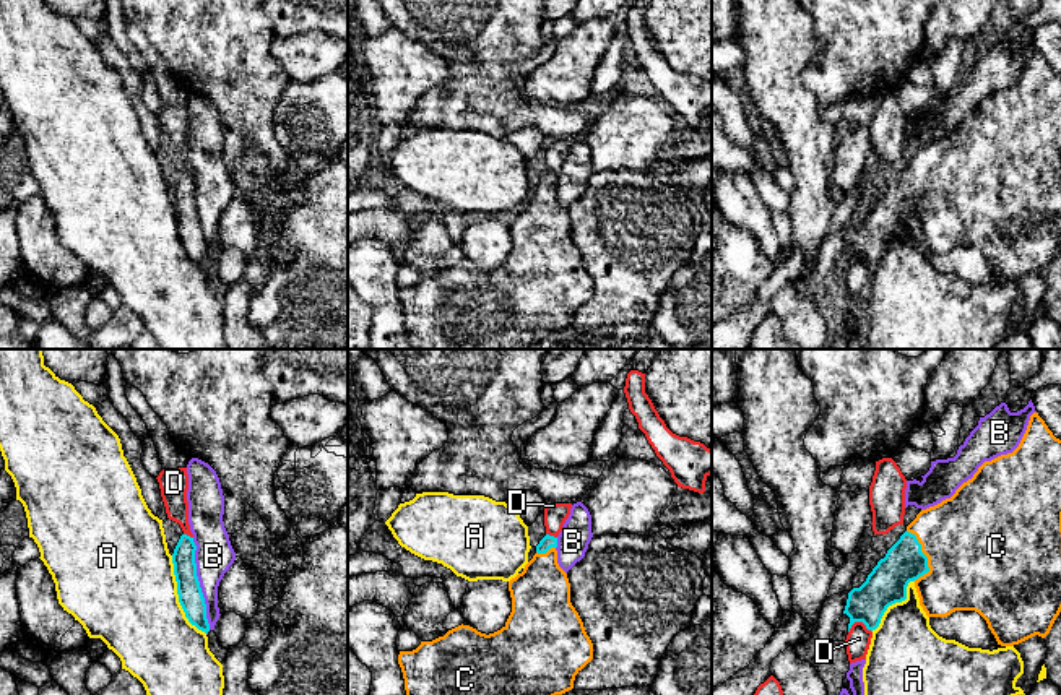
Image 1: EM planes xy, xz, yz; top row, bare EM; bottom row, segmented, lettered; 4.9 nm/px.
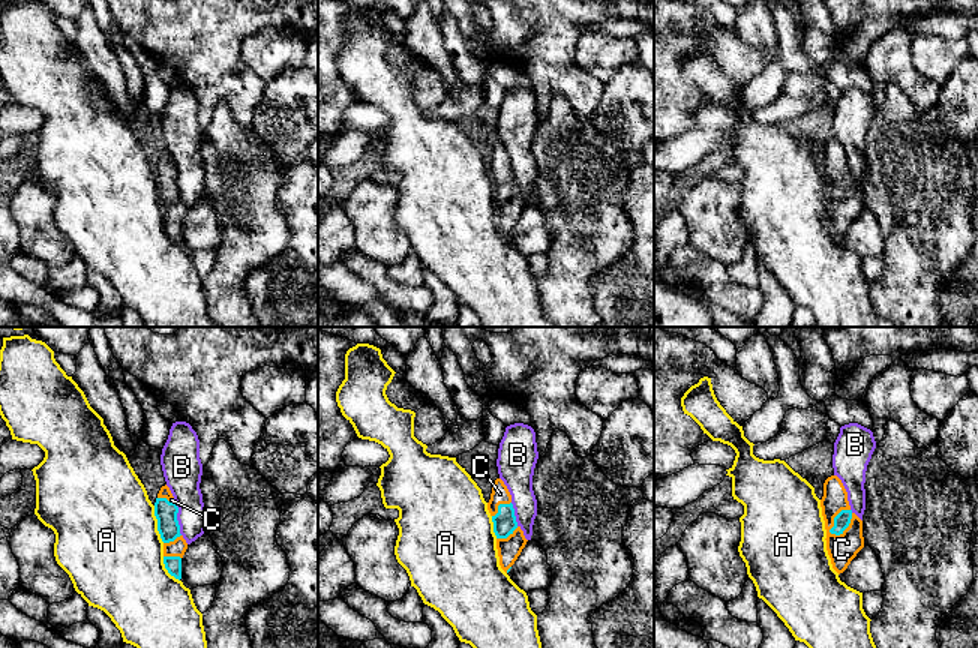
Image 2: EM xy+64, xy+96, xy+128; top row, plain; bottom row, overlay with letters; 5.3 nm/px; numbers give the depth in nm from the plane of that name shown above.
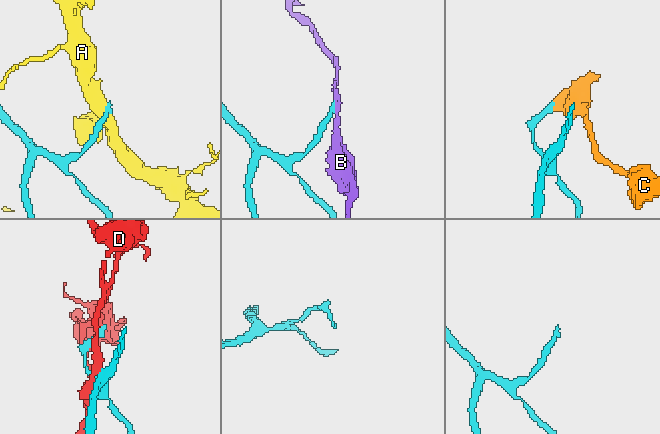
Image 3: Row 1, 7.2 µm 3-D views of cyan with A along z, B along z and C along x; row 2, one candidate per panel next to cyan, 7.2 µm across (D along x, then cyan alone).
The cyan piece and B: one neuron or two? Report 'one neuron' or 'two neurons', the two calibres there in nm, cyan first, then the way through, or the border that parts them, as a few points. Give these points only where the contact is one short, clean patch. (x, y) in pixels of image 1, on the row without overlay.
two neurons; calibres 120 and 190 nm

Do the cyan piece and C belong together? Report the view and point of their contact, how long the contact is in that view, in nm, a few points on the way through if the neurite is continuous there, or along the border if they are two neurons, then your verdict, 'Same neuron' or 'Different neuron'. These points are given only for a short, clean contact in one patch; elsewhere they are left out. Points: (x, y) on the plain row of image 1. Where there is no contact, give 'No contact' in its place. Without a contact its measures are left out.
Touches cyan at yz (925, 192). Shared border 260 nm. Path across: yz (904, 198), (925, 192), (959, 179), (974, 179). Same neuron

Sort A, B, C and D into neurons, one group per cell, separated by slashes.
A / B / C / D

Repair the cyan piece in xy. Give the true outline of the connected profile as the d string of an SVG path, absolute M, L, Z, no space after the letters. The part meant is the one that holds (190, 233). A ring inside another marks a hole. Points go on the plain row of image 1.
M182 171L174 190L174 211L177 218L179 239L185 248L185 253L198 266L208 270L210 260L206 255L206 240L197 213L195 200L197 182L193 174Z

